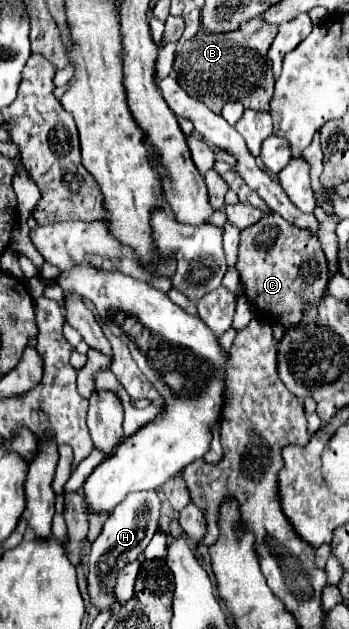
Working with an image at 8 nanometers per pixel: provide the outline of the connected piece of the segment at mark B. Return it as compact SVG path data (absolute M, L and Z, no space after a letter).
M260 17L250 19L236 31L208 33L200 31L188 39L176 53L174 71L180 87L194 99L206 103L214 113L220 113L222 103L240 101L246 109L268 111L274 89L270 61L266 53L278 33L276 25L266 25Z

